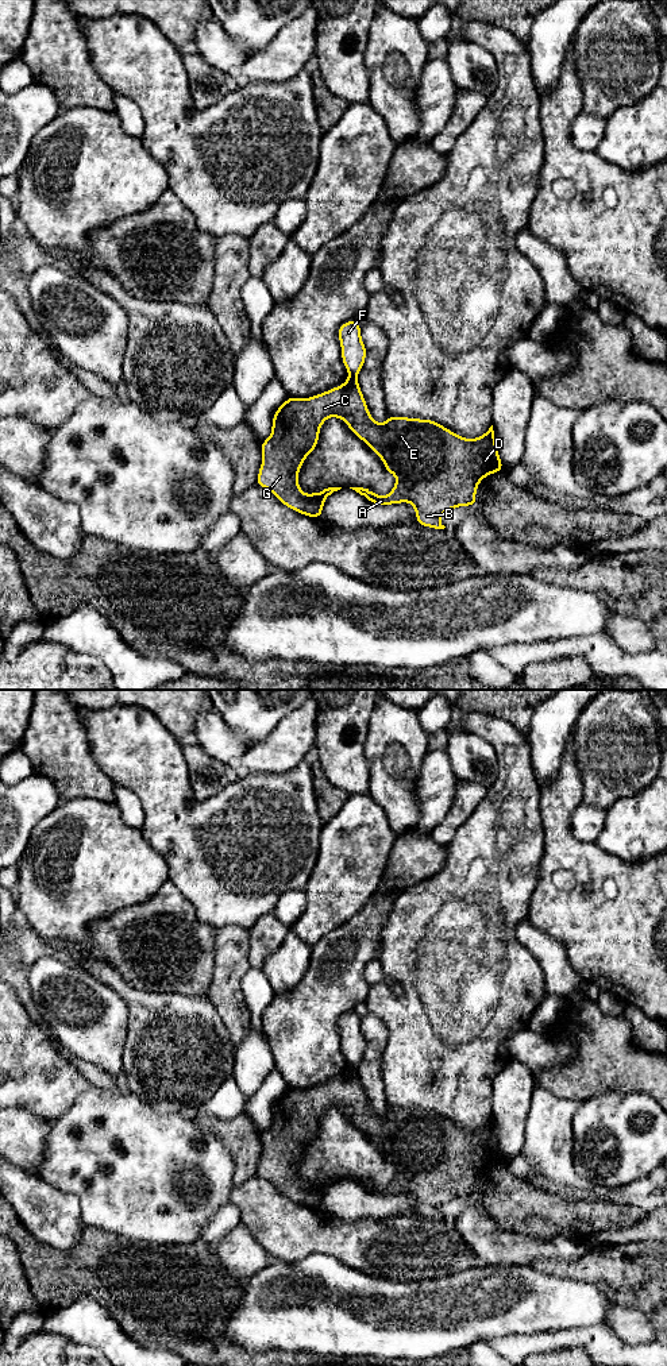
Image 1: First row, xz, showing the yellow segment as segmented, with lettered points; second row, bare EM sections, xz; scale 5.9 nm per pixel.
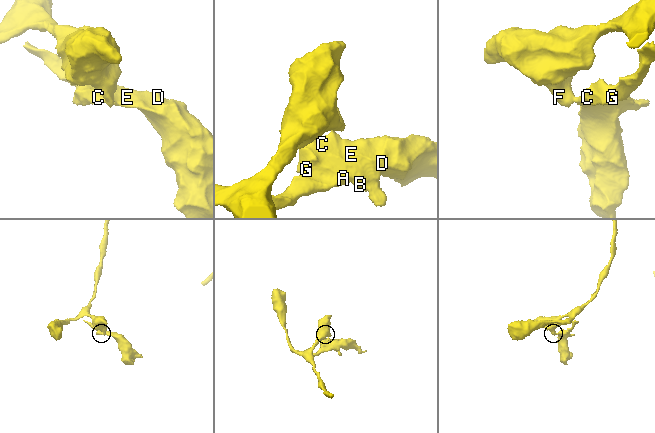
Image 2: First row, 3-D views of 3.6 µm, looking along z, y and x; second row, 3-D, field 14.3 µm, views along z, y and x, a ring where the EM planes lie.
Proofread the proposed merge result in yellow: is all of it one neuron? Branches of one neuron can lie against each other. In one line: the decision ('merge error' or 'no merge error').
merge error

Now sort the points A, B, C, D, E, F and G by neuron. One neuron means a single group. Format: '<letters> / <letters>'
A B C D E G / F

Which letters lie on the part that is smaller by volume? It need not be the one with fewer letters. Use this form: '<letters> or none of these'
A, B, C, D, E, G

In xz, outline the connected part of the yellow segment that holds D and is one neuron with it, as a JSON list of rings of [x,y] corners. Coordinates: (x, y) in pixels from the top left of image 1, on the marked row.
[[[350,375],[343,385],[321,394],[309,398],[288,397],[273,416],[270,437],[261,443],[262,464],[257,486],[270,490],[285,506],[308,517],[321,518],[327,497],[342,489],[328,487],[305,495],[298,486],[302,462],[315,451],[320,427],[328,417],[342,418],[351,432],[382,459],[385,470],[397,476],[393,490],[386,497],[363,487],[350,489],[375,505],[410,502],[421,526],[444,529],[440,522],[443,513],[458,506],[478,505],[475,491],[479,482],[493,472],[504,471],[493,425],[477,439],[464,439],[435,420],[389,414],[386,422],[379,424],[370,416],[358,378]]]

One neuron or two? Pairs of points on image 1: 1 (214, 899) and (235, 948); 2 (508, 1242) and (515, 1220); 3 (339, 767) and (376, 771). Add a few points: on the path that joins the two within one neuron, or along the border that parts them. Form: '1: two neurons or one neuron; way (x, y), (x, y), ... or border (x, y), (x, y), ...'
1: two neurons; border (249, 929), (224, 926), (216, 932)
2: two neurons; border (486, 1212), (502, 1230), (517, 1231), (543, 1239)
3: two neurons; border (369, 763), (369, 790), (366, 793)

